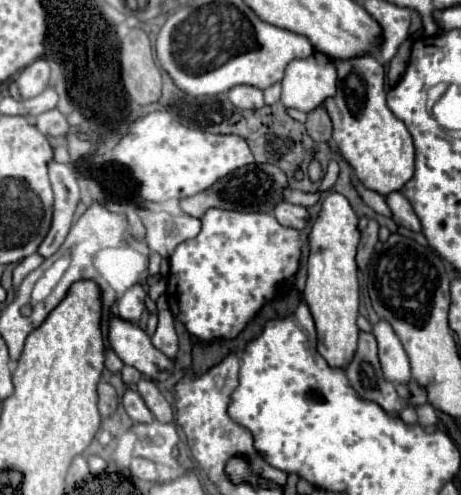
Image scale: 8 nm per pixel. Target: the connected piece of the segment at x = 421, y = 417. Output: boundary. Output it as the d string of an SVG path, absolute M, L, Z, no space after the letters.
M432 405L418 407L418 425L420 427L428 427L428 425L436 425L436 423L438 423L438 415Z

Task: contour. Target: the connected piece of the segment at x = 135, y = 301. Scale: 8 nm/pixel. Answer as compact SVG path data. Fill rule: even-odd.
M130 287L118 301L118 317L128 323L138 323L144 311L144 289L142 287Z

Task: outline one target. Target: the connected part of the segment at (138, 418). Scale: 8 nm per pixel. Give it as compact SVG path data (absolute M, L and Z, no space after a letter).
M126 391L122 397L122 405L132 421L136 421L136 423L152 423L154 421L150 409L146 407L144 399L136 391Z

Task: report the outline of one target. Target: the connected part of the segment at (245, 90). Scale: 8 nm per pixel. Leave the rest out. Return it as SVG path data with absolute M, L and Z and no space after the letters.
M236 85L228 91L228 97L238 109L262 109L264 107L264 91L250 85Z

